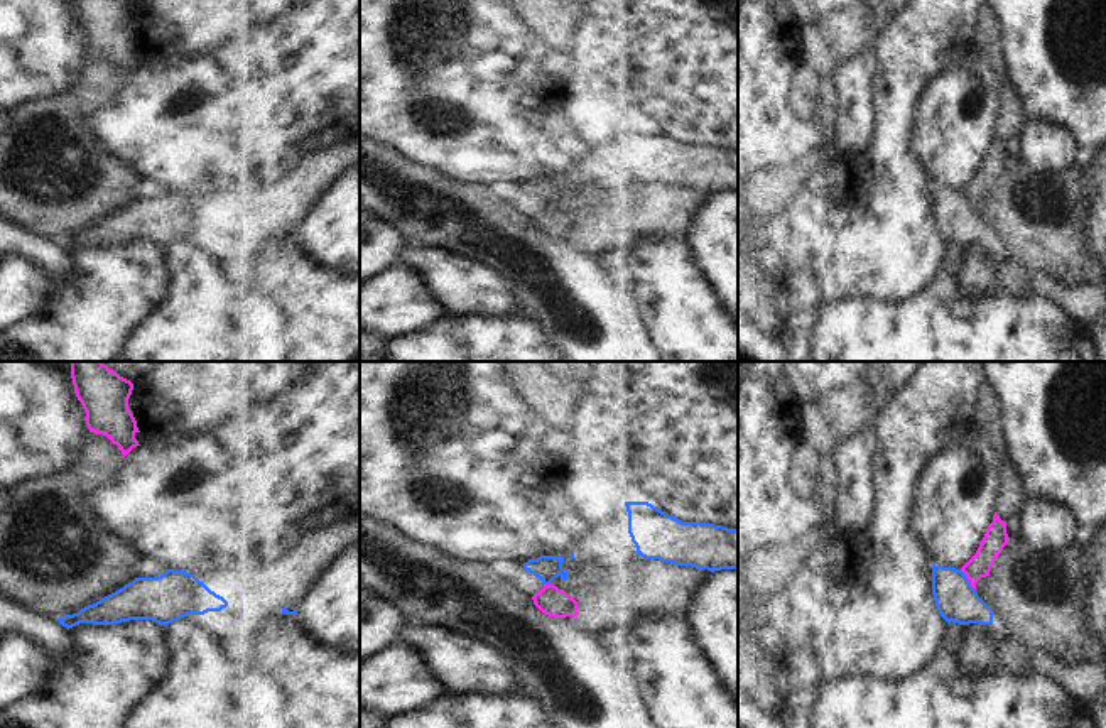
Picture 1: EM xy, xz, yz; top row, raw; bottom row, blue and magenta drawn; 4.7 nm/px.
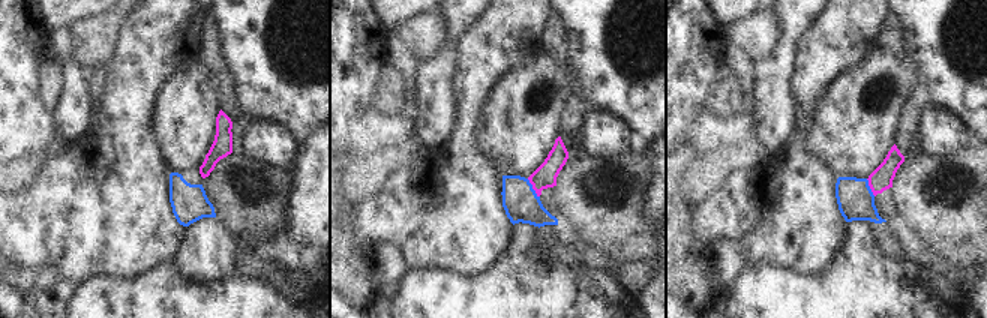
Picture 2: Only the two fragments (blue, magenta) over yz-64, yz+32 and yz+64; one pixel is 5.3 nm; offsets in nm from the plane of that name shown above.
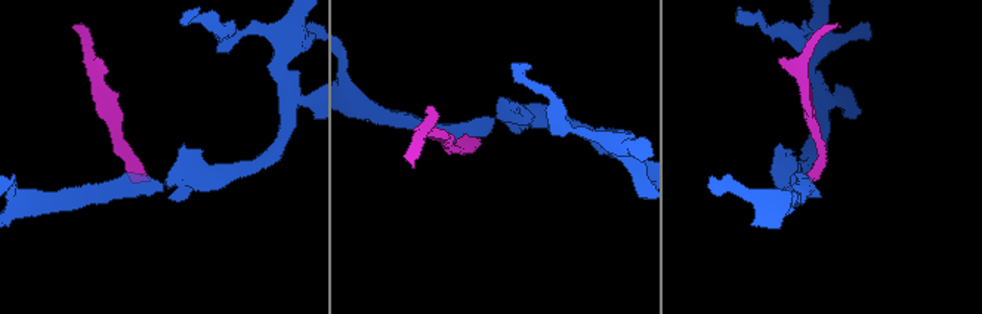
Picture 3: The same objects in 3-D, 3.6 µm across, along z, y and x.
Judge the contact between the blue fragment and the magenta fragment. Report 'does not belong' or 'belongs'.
does not belong

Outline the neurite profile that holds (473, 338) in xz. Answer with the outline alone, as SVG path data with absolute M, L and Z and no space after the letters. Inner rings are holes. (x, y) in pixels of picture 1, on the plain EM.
M442 316L424 329L393 336L387 343L390 361L567 361L566 356L550 345L540 326L522 316Z

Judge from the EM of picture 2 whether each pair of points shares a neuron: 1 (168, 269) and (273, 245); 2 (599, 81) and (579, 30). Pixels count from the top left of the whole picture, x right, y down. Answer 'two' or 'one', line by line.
1: two
2: one

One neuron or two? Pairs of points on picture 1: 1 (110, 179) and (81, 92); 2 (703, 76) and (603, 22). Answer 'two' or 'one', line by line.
1: one
2: one

